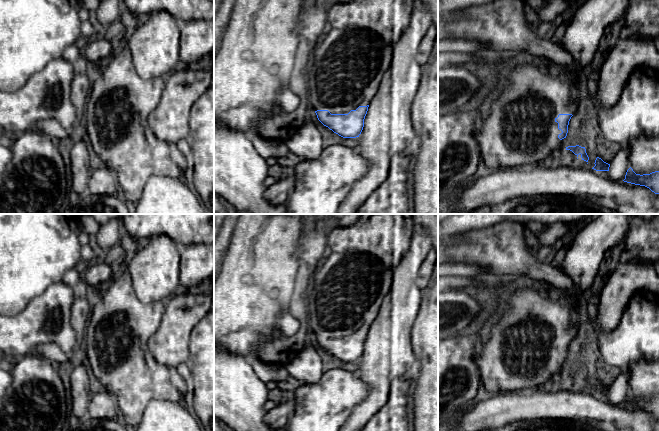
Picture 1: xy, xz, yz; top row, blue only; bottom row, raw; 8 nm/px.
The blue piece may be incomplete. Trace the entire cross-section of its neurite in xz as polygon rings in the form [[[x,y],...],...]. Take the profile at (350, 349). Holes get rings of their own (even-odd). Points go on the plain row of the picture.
[[[361,214],[354,225],[335,227],[330,231],[327,245],[332,253],[322,260],[308,282],[306,305],[309,331],[315,334],[324,350],[339,360],[356,362],[361,358],[369,327],[391,289],[393,271],[410,248],[414,225],[412,214]]]

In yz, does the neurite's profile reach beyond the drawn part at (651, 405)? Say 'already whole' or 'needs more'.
already whole

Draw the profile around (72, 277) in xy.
[[[80,268],[71,269],[64,274],[62,282],[75,289],[81,277],[82,277],[82,271]]]

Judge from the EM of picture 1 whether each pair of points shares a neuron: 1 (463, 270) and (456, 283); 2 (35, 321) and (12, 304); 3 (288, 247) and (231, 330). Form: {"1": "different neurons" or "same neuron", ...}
{"1": "different neurons", "2": "different neurons", "3": "same neuron"}

